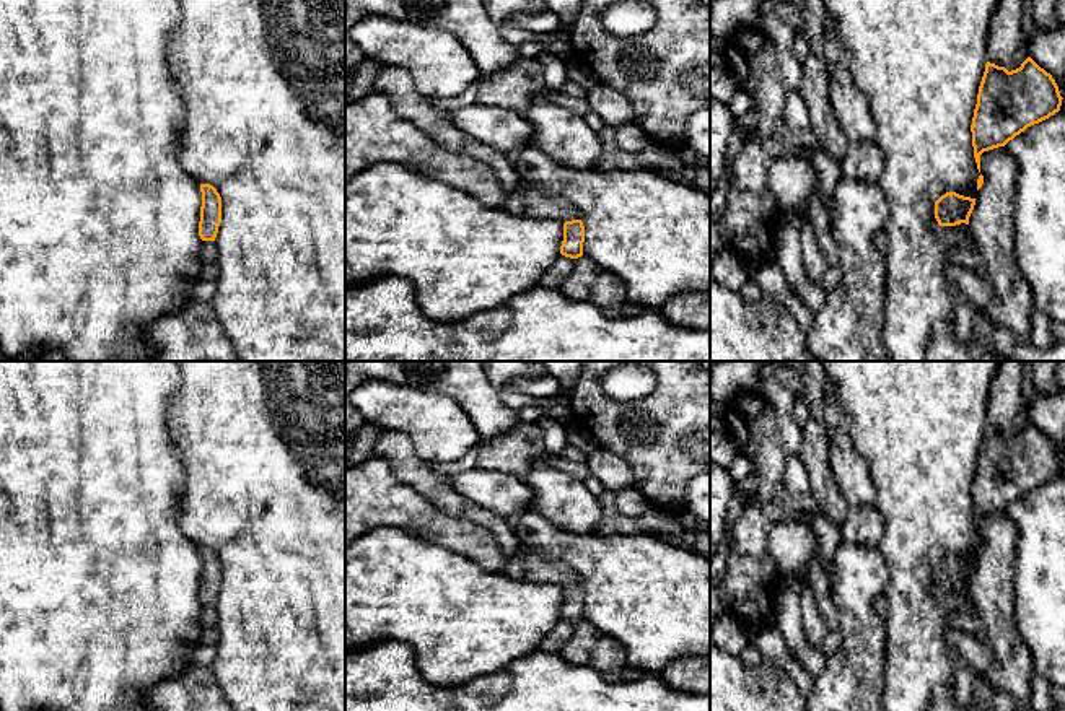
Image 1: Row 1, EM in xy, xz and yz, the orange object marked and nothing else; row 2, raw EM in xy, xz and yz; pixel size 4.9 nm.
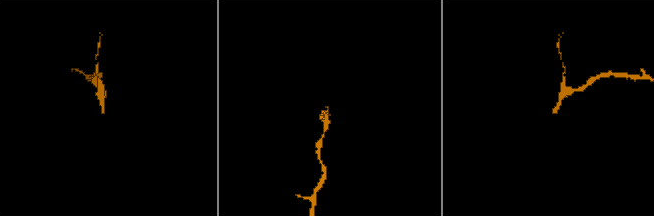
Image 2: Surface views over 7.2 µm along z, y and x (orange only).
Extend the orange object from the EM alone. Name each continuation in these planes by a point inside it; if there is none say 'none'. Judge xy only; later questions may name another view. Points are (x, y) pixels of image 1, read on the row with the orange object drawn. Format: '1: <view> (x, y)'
none

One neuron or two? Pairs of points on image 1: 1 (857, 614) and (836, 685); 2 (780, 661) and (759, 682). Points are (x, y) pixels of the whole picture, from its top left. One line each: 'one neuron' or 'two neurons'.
1: one neuron
2: two neurons

